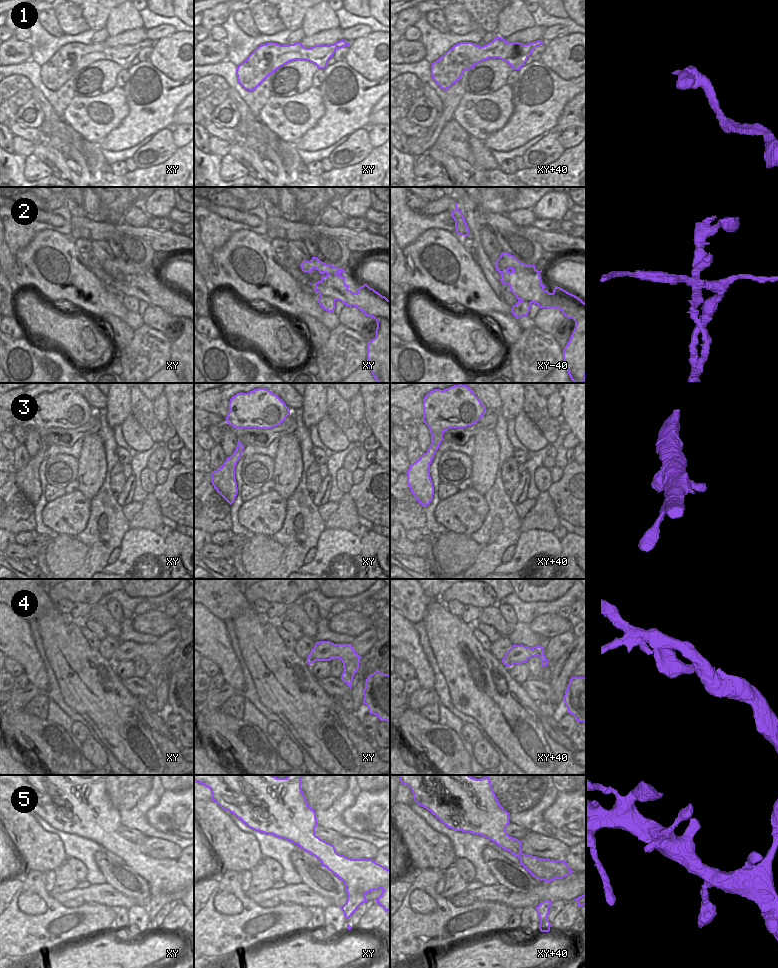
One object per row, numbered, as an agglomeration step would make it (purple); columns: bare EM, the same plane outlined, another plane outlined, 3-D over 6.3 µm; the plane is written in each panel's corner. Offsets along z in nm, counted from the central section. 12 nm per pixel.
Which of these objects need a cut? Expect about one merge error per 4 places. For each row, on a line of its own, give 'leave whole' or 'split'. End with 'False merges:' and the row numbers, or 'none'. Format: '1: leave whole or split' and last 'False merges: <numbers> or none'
1: leave whole
2: split
3: leave whole
4: leave whole
5: leave whole
False merges: 2

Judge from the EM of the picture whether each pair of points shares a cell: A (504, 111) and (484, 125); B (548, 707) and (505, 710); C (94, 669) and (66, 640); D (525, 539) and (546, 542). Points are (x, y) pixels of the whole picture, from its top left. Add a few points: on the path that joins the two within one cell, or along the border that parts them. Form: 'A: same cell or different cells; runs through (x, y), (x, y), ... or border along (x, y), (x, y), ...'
A: same cell; runs through (501, 117), (496, 122), (490, 123)
B: different cells; border along (537, 702), (540, 711)
C: same cell; runs through (87, 663), (71, 647)
D: same cell; runs through (530, 541), (541, 541)

